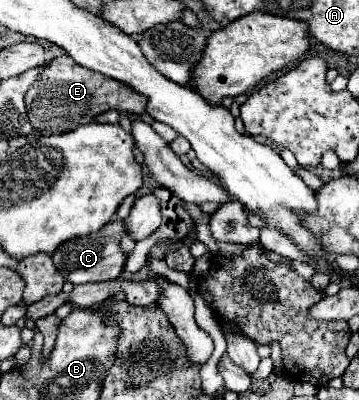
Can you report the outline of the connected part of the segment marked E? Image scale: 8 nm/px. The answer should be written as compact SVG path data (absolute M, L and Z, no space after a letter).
M68 55L52 59L46 71L42 71L42 75L34 81L34 85L26 93L28 119L32 127L42 135L74 131L76 127L94 121L96 115L110 109L142 115L146 111L146 103L148 99L138 91L134 91L132 87L122 85L106 75L84 69L78 63L74 63L74 59L70 59Z

